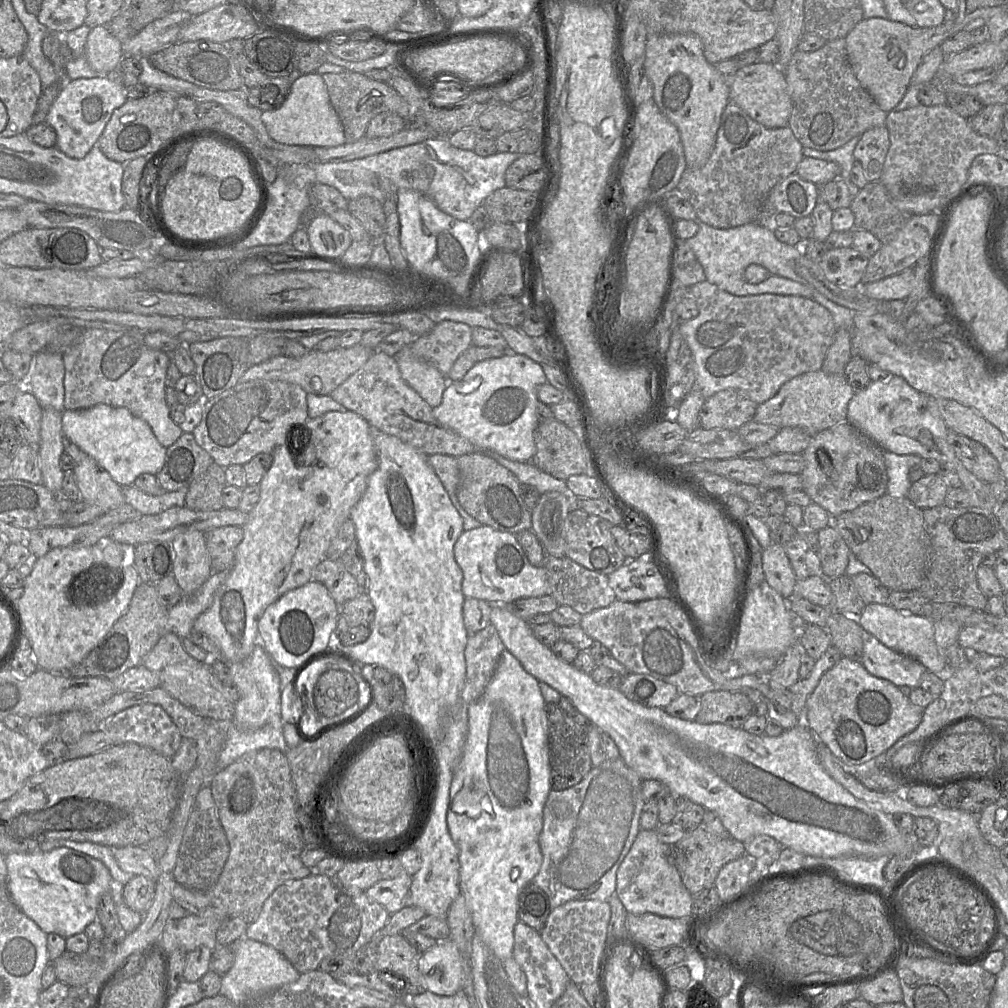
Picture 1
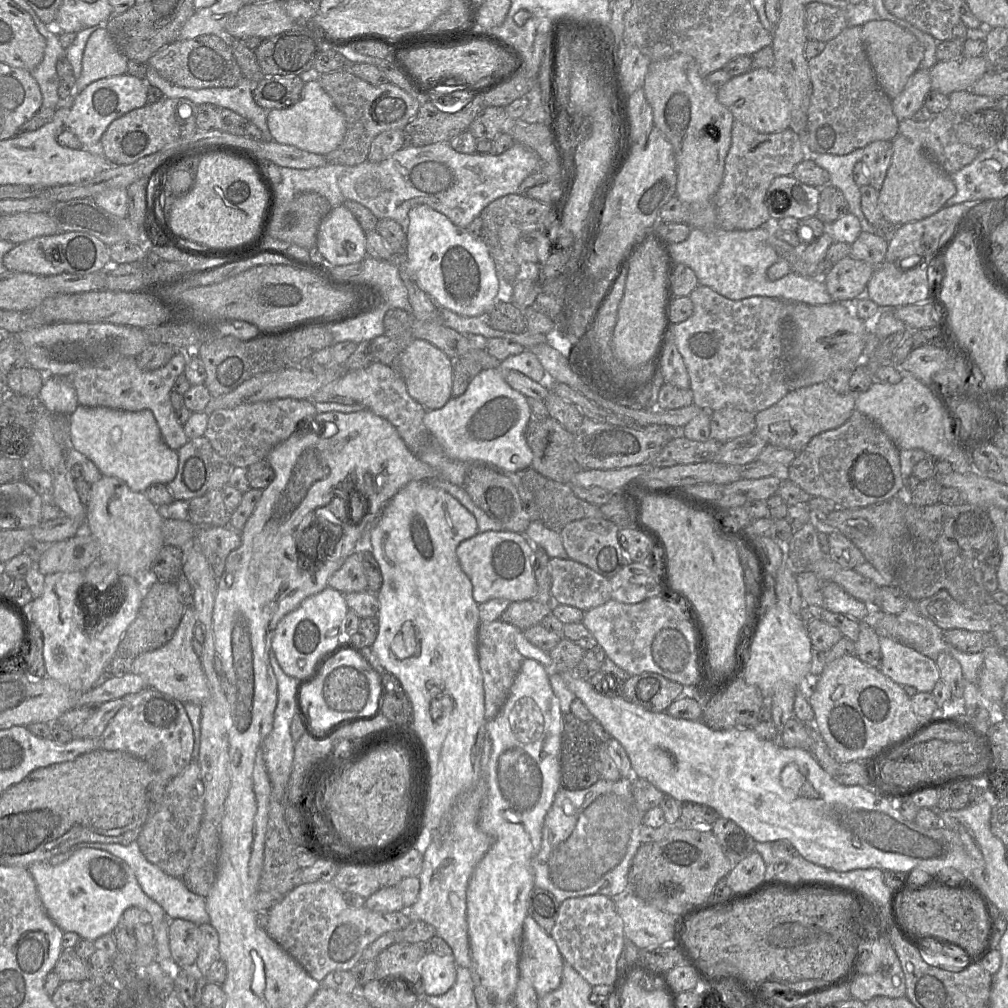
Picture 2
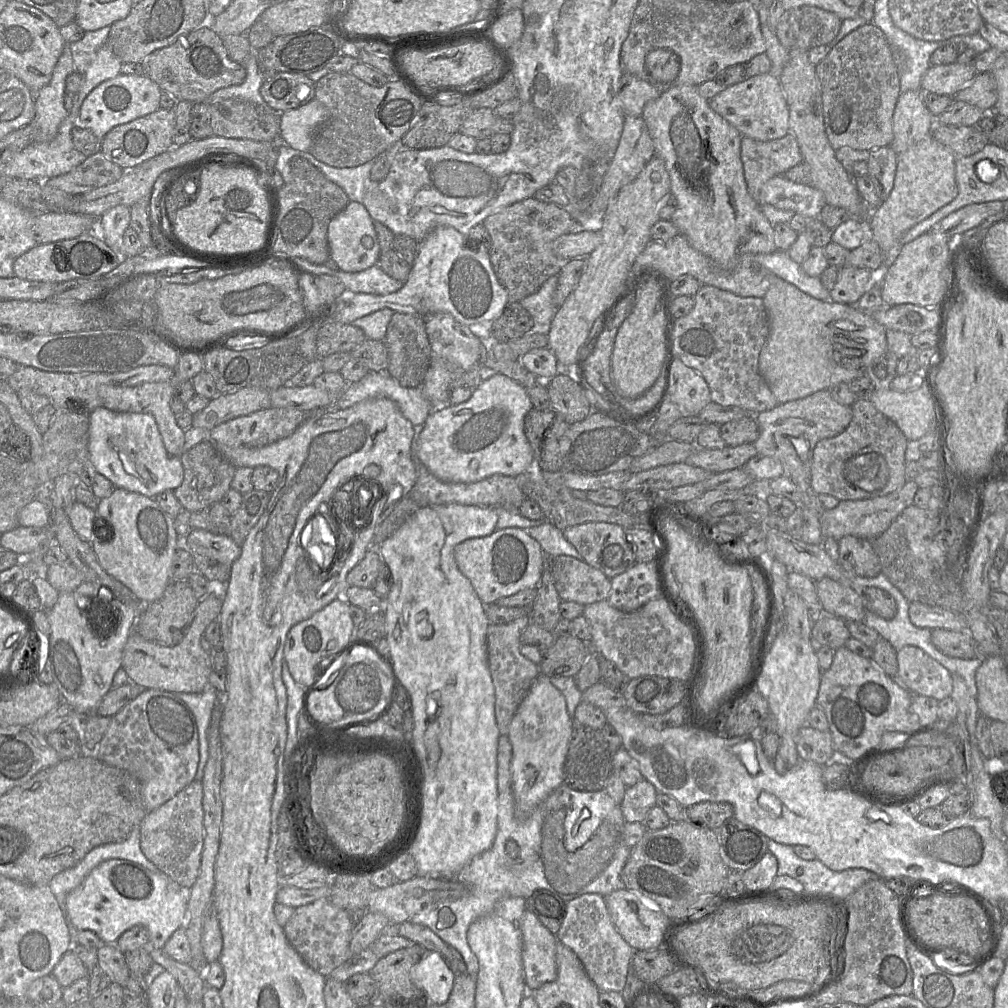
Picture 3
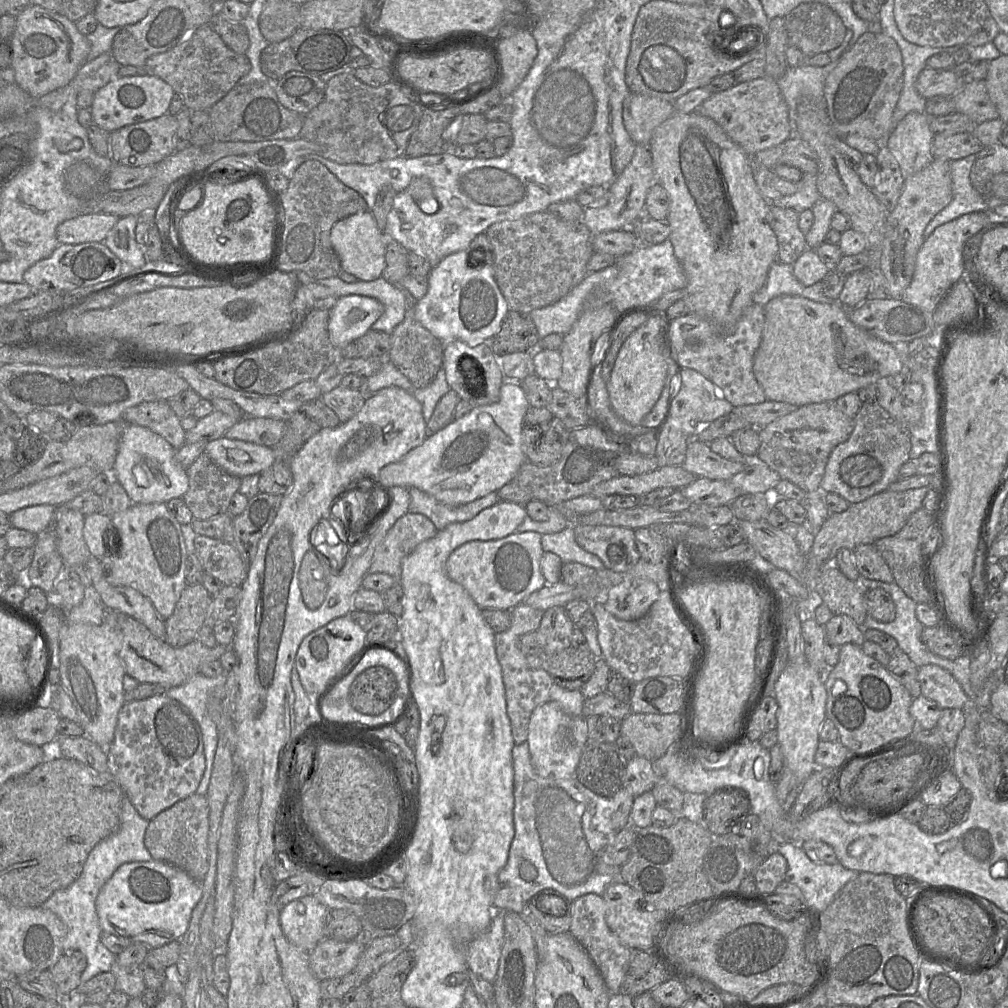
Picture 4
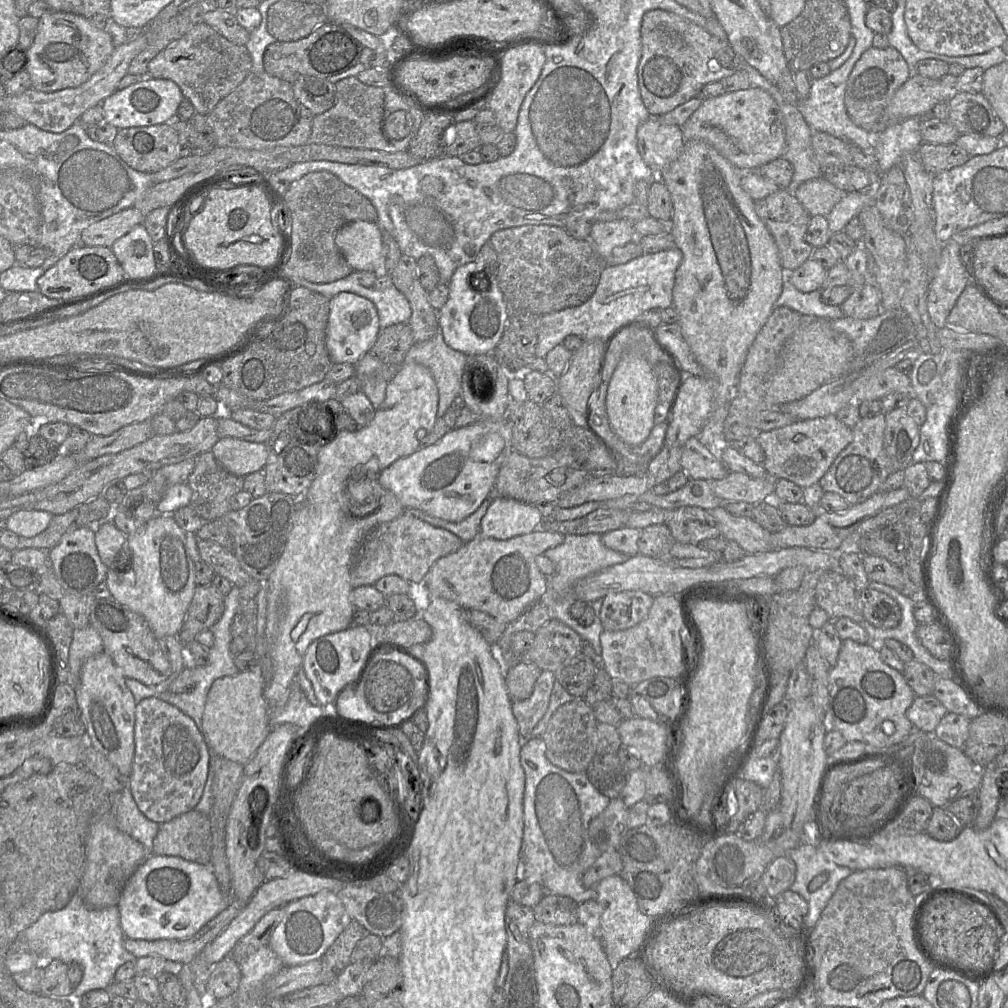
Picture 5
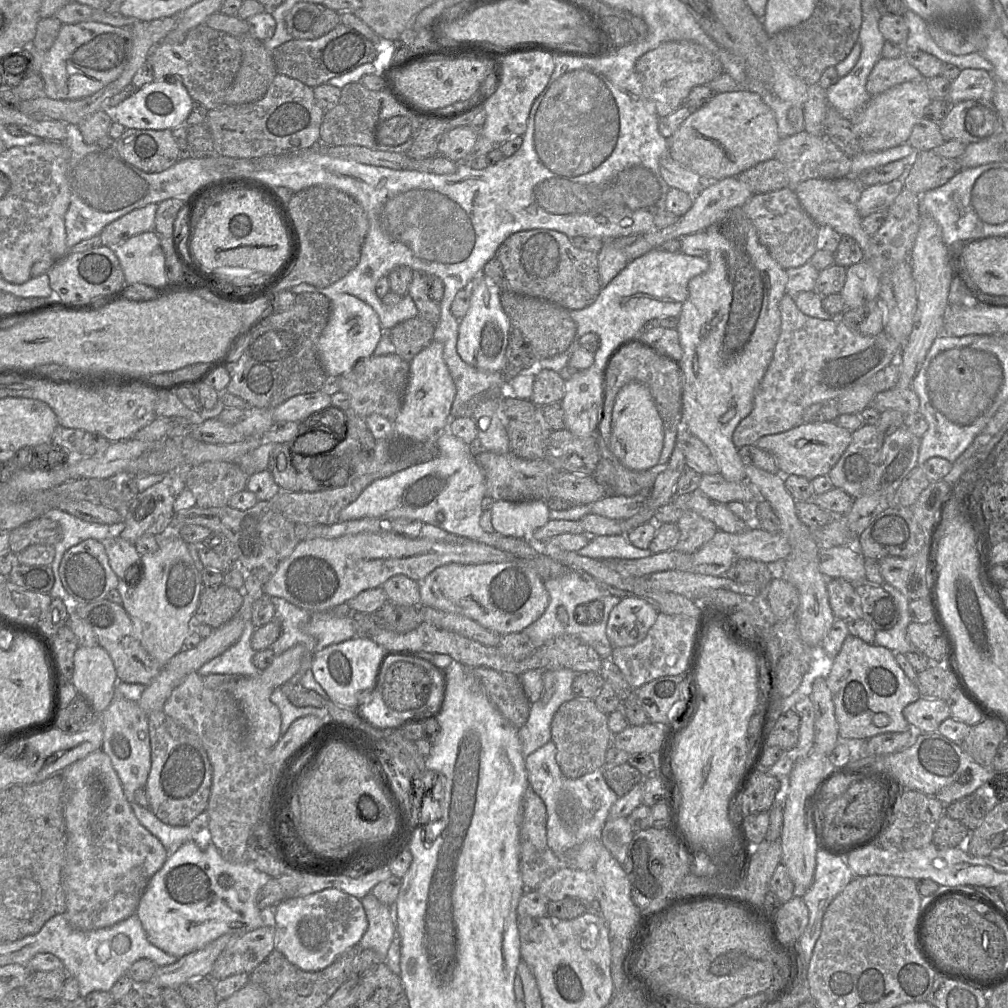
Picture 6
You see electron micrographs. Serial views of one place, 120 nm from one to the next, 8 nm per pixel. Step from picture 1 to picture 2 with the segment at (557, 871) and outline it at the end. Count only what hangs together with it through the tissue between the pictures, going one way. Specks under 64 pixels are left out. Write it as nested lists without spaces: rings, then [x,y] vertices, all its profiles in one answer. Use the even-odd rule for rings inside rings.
[[[600,778],[588,788],[568,790],[560,787],[542,826],[541,847],[532,860],[536,888],[550,891],[559,903],[570,898],[604,895],[610,898],[630,890],[628,873],[631,862],[641,846],[640,827],[643,813],[634,801],[632,779],[607,781]]]

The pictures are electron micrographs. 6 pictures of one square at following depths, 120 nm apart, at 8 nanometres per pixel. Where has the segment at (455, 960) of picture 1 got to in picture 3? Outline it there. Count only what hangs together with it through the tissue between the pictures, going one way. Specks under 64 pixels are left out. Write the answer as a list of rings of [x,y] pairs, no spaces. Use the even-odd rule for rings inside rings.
[[[427,951],[409,974],[429,1003],[442,1005],[448,1001],[456,975],[440,953]]]

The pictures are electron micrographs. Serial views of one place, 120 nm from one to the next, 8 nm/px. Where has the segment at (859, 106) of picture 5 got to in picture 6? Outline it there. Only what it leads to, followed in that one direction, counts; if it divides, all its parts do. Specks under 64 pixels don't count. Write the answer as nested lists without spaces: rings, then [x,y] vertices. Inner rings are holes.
[[[902,54],[898,58],[882,57],[869,74],[866,89],[871,97],[910,81],[923,80],[921,73]]]

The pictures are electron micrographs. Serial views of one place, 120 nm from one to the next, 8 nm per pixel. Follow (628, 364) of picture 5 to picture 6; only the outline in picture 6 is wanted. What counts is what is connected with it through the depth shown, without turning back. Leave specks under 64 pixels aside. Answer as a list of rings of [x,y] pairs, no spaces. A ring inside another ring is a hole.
[[[631,382],[618,392],[611,421],[611,451],[622,465],[634,471],[644,471],[659,462],[664,443],[664,422],[660,417],[649,389]]]

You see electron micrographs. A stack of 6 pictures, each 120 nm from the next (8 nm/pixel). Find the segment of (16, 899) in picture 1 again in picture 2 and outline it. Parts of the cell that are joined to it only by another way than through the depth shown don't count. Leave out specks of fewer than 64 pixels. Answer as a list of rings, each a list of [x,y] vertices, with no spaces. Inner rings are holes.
[[[98,849],[75,850],[63,863],[52,866],[48,862],[30,865],[38,895],[52,921],[63,932],[74,932],[82,939],[94,941],[112,934],[122,915],[130,907],[146,910],[151,915],[151,925],[156,945],[156,962],[172,980],[181,969],[172,959],[169,946],[169,924],[171,919],[163,908],[149,898],[141,889],[131,868],[120,858]]]

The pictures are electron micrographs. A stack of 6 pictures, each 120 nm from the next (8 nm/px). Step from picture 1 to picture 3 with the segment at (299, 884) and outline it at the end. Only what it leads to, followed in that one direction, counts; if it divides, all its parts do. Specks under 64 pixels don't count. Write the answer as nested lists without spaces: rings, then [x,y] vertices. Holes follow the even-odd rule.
[[[328,898],[295,908],[283,929],[287,940],[304,962],[324,977],[354,956],[349,946],[353,929],[351,914],[334,906]],[[410,920],[405,921],[401,924],[389,924],[383,929],[381,935],[401,935],[414,944],[420,945],[425,951],[435,951],[443,956],[443,949],[445,941],[439,938],[429,928],[415,924]]]

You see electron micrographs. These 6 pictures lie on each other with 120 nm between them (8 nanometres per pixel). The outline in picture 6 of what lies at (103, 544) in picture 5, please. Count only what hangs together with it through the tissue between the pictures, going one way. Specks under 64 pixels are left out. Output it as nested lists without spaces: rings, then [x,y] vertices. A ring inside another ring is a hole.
[[[120,536],[101,542],[104,544],[112,570],[119,576],[119,579],[124,579],[128,582],[130,573],[126,578],[127,569],[134,565],[136,565],[135,568],[137,568],[137,564],[140,565],[141,560],[141,555],[136,550],[134,544]]]

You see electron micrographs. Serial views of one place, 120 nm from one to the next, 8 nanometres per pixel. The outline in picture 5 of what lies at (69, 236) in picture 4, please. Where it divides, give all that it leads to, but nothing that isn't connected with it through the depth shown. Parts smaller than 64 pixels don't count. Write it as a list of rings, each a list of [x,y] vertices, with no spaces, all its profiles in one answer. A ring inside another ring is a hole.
[[[135,207],[121,210],[85,228],[80,236],[80,244],[85,246],[106,246],[143,223],[143,214]]]

